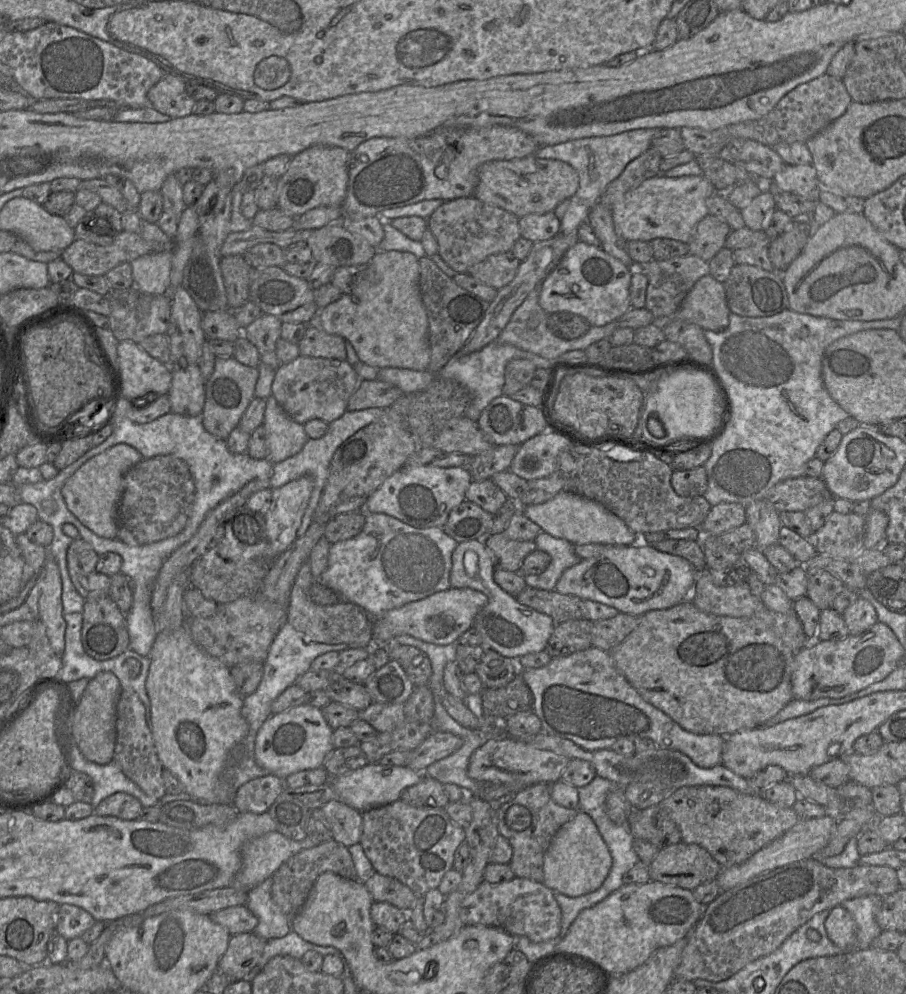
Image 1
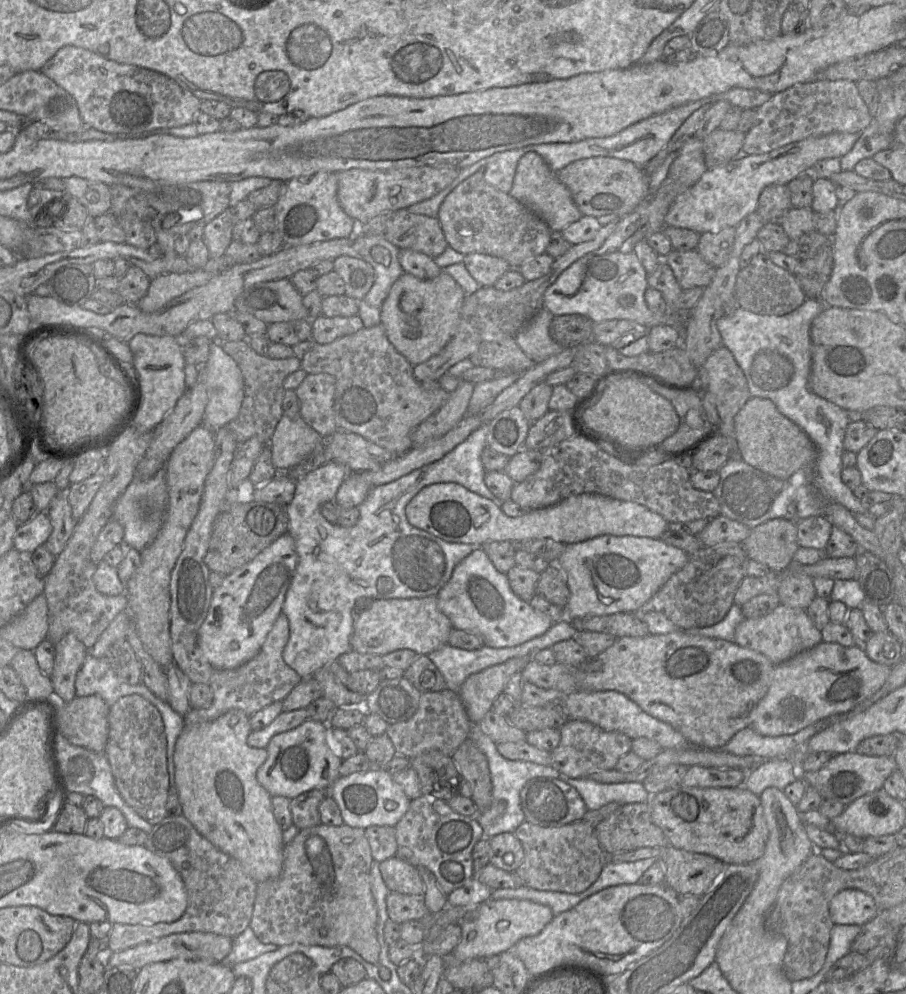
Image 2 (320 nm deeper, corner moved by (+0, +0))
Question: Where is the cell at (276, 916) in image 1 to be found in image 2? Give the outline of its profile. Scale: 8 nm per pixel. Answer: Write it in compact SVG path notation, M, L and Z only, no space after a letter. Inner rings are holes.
M248 926L237 937L233 938L230 953L220 962L229 967L237 963L254 959L264 953L278 950L276 944L262 943L250 926Z

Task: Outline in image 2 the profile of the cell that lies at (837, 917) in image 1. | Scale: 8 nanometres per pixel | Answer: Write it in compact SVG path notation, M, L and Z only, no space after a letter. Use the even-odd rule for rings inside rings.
M844 889L829 903L829 914L834 924L863 926L879 912L872 896L858 889Z

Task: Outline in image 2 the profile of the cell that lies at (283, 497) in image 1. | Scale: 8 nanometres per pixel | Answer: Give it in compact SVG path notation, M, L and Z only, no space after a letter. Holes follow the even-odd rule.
M286 532L251 561L226 575L222 583L213 589L207 616L198 629L197 643L206 660L215 669L236 668L260 651L282 613L297 563L294 539Z

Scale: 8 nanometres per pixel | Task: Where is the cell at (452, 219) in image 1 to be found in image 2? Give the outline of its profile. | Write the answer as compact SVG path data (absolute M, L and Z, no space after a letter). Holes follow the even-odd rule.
M476 252L465 255L463 264L481 287L493 286L511 269L510 264L502 258Z

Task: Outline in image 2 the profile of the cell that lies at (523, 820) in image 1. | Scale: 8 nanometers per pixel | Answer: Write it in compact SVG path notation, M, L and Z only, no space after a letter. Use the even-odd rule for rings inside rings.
M581 820L560 827L542 827L524 821L514 831L514 835L524 849L524 861L515 871L518 886L526 886L535 890L579 894L598 879L610 856L601 848L595 835L595 827Z

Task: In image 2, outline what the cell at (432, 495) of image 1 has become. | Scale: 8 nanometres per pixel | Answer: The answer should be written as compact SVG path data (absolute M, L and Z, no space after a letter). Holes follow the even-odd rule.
M452 482L422 488L407 504L405 515L412 526L447 542L480 546L492 541L521 544L536 539L552 539L568 545L603 535L660 539L668 530L668 524L672 523L641 504L593 493L570 496L553 506L509 517L501 510L498 501L489 500Z

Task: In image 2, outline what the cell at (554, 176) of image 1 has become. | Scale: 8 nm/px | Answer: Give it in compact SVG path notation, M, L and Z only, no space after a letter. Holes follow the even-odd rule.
M595 156L574 161L556 172L569 190L582 215L600 217L615 214L624 217L650 196L649 176L643 167L614 157Z

